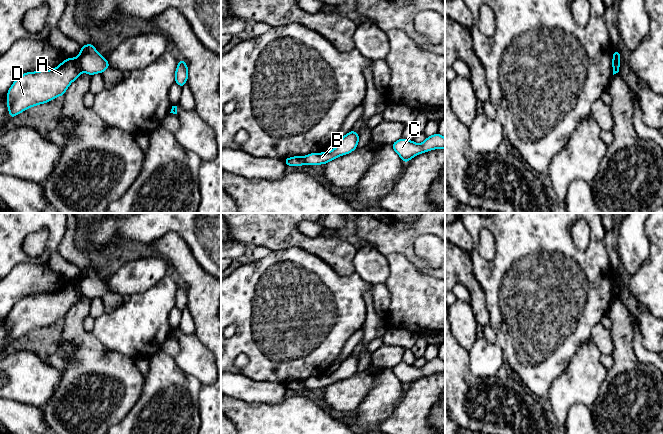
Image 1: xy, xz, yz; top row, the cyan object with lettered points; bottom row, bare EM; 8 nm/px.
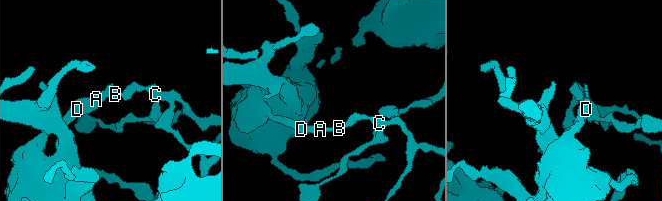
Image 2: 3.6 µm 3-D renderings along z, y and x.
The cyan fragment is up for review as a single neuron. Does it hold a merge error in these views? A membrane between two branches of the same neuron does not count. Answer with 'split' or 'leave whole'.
split

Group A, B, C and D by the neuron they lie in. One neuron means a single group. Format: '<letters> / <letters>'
A D / B C

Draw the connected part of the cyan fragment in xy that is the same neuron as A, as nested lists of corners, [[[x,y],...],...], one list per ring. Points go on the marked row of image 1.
[[[78,57],[65,59],[60,65],[52,70],[27,72],[17,78],[7,92],[7,106],[10,119],[30,107],[43,104],[58,96],[63,96],[69,85],[81,74]]]

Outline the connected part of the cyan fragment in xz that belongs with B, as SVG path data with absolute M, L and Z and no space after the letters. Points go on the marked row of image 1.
M351 130L345 136L342 137L339 144L331 151L322 152L319 154L311 153L304 156L304 162L307 165L319 165L319 164L326 164L331 160L351 153L357 148L359 141L359 133L354 132Z

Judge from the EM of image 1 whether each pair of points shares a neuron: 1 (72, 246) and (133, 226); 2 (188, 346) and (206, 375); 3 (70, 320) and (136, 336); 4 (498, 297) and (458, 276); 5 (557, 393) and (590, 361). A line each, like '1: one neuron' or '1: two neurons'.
1: two neurons
2: one neuron
3: two neurons
4: two neurons
5: one neuron

